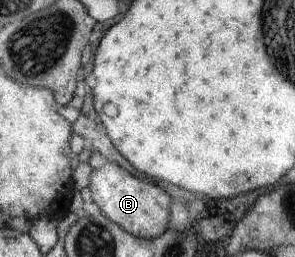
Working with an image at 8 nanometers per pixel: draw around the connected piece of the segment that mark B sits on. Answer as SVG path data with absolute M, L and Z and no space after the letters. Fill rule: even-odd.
M112 163L91 171L89 185L92 202L110 221L118 224L125 232L147 240L157 238L168 227L171 197L156 185L141 181L130 175L124 168Z

